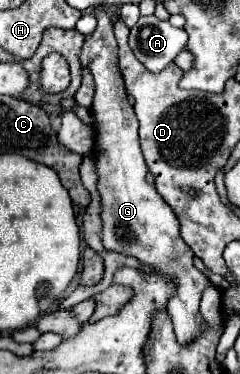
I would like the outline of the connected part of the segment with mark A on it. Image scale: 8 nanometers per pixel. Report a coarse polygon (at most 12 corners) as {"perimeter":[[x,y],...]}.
{"perimeter":[[141,16],[129,46],[149,72],[185,48],[185,30]]}

